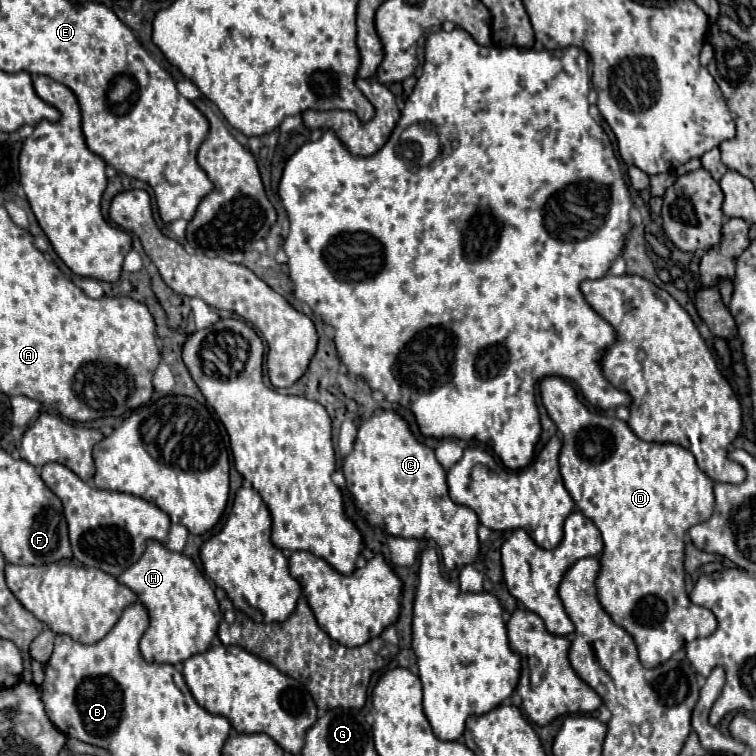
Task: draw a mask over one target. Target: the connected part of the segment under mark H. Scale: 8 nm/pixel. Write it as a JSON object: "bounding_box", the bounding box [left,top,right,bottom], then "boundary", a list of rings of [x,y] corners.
{"bounding_box":[118,541,222,665],"boundary":[[[148,541],[144,555],[128,567],[118,581],[130,587],[150,615],[150,625],[140,639],[142,657],[148,663],[180,665],[196,653],[204,653],[216,637],[222,619],[214,589],[190,557],[174,553],[158,541]]]}

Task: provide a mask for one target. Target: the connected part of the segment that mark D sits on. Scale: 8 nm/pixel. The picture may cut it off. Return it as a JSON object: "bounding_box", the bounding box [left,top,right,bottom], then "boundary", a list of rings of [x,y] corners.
{"bounding_box":[540,377,716,667],"boundary":[[[544,377],[540,381],[540,397],[550,419],[562,433],[560,473],[564,485],[580,511],[592,519],[602,533],[604,549],[596,579],[598,601],[612,621],[634,637],[640,663],[644,667],[658,667],[668,661],[672,653],[682,649],[684,643],[708,637],[716,629],[714,613],[706,607],[694,605],[688,599],[686,589],[682,595],[684,535],[692,525],[702,523],[712,515],[714,483],[698,469],[696,459],[688,449],[674,443],[646,443],[632,433],[628,423],[588,411],[588,407],[578,399],[574,387],[560,377]]]}

